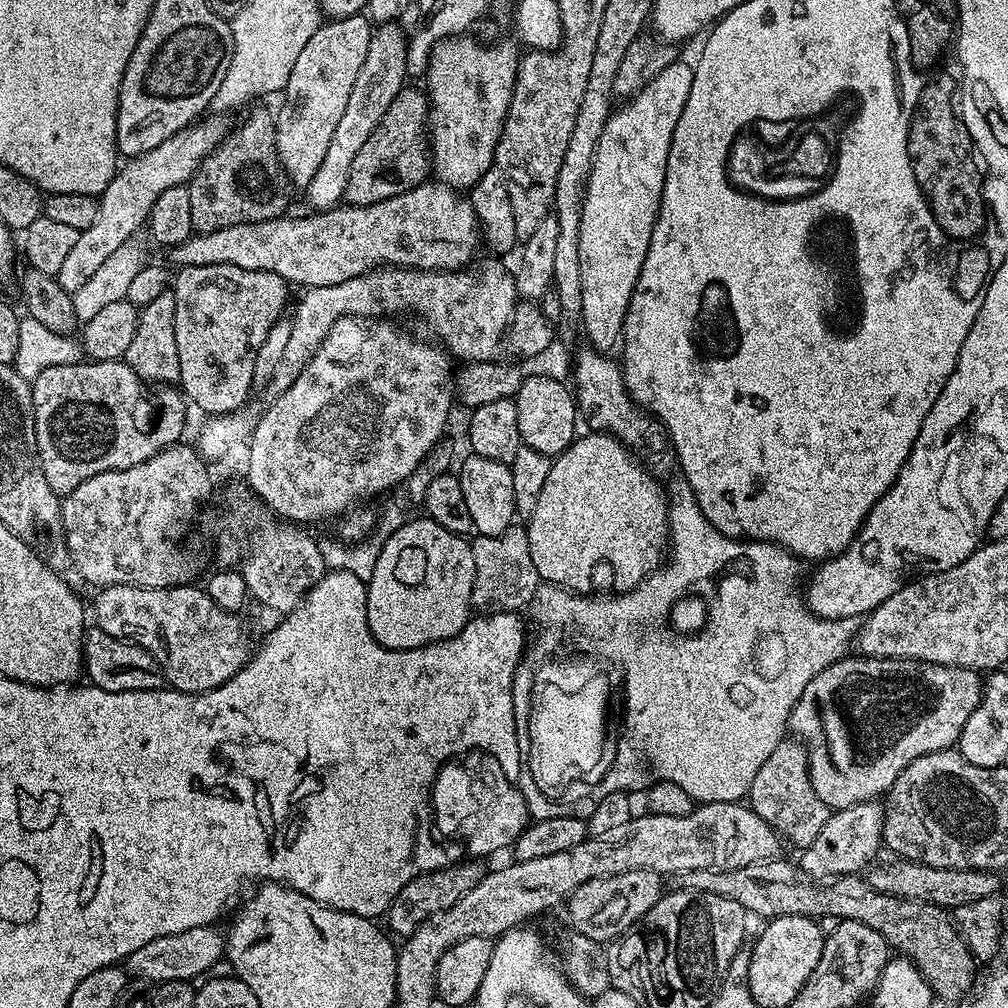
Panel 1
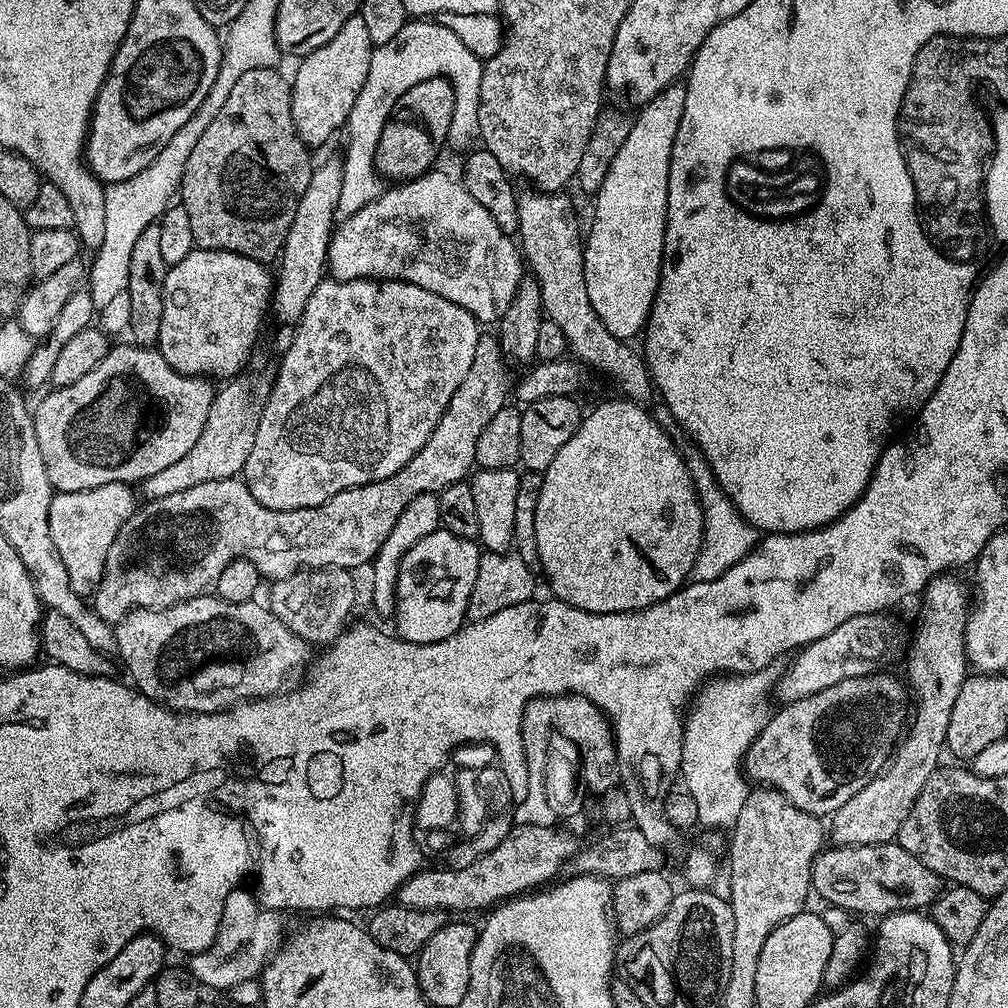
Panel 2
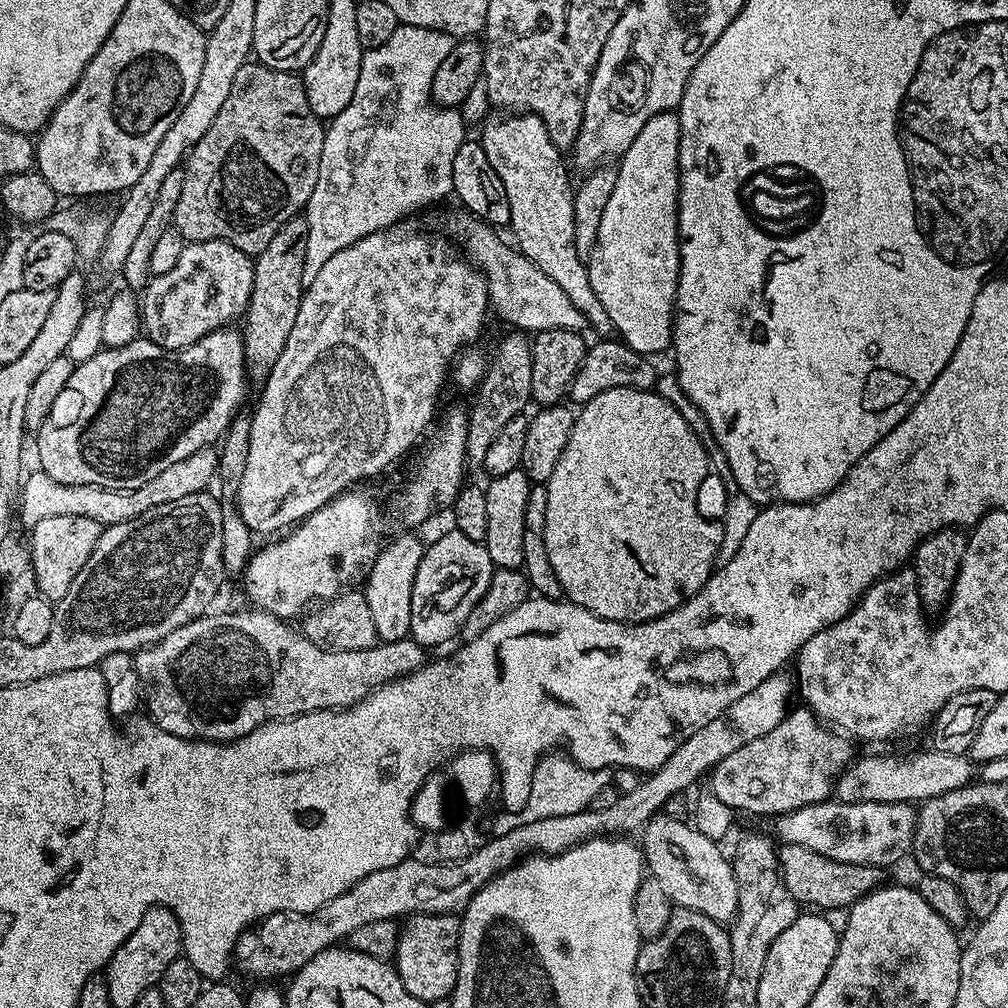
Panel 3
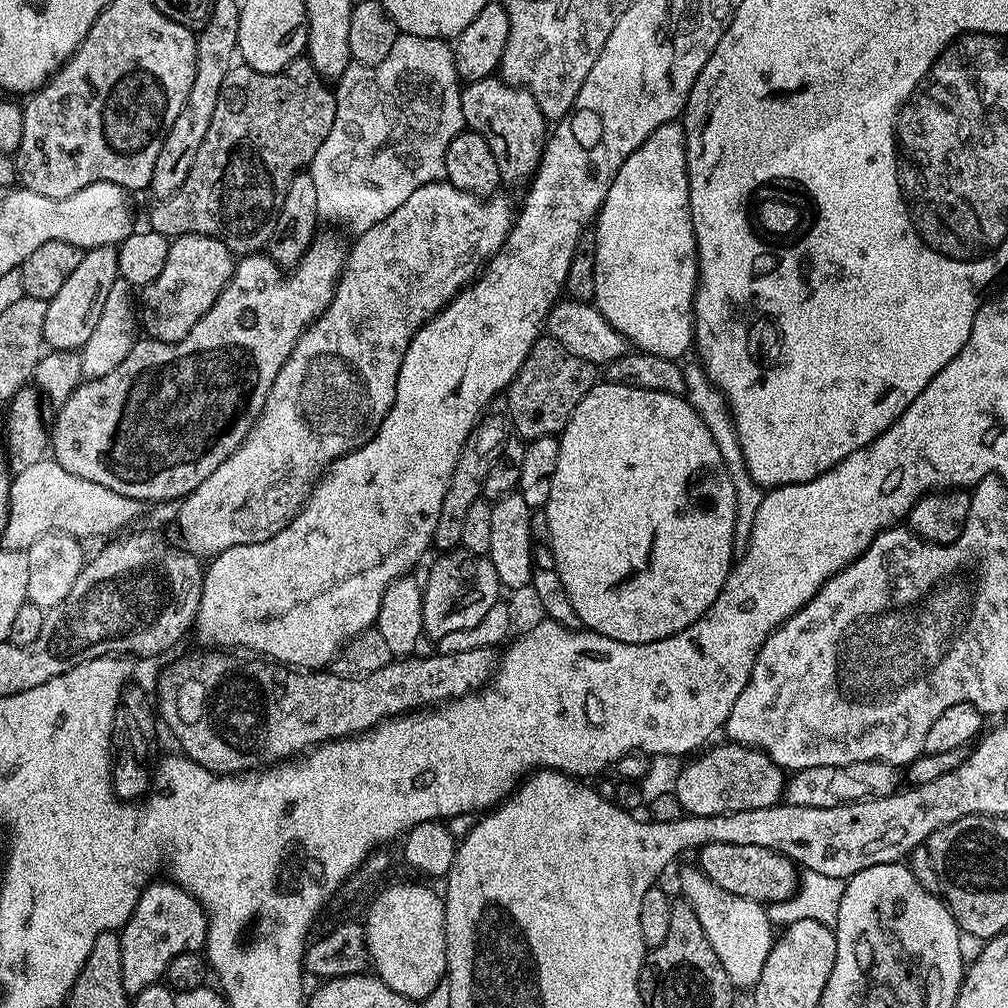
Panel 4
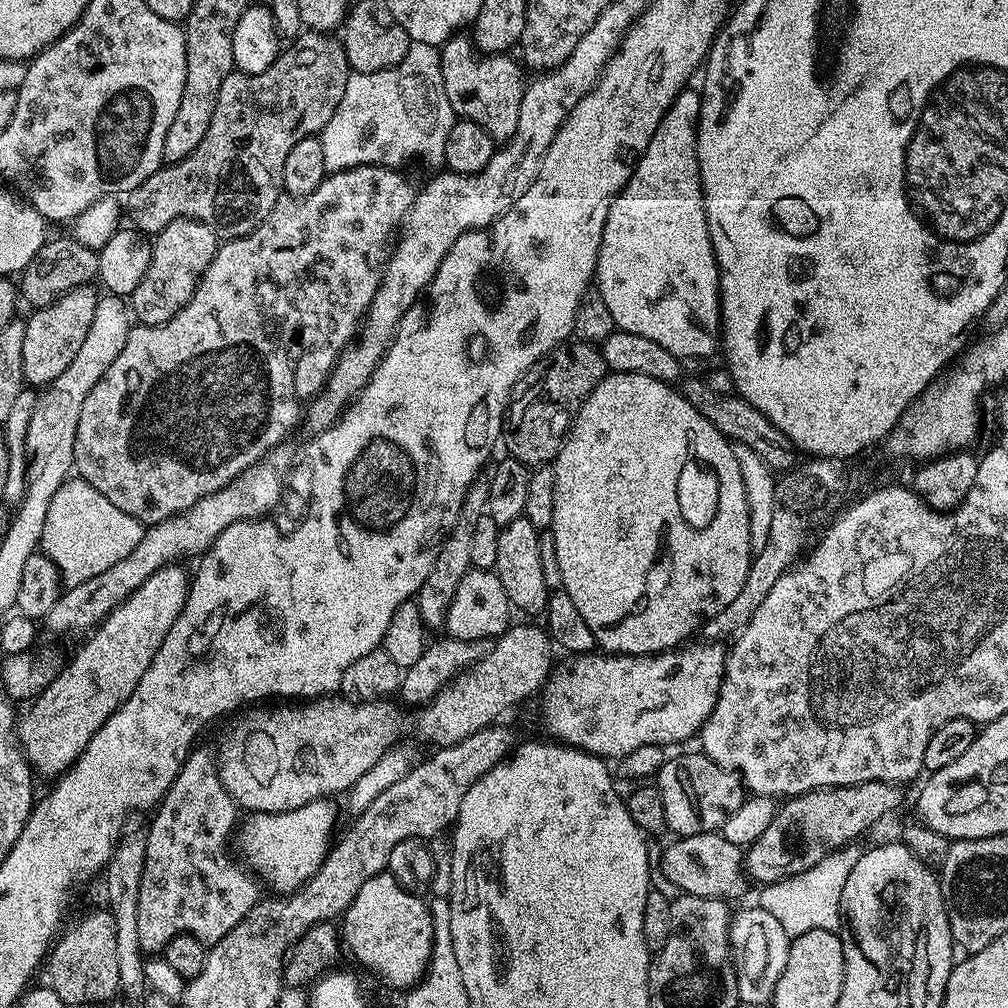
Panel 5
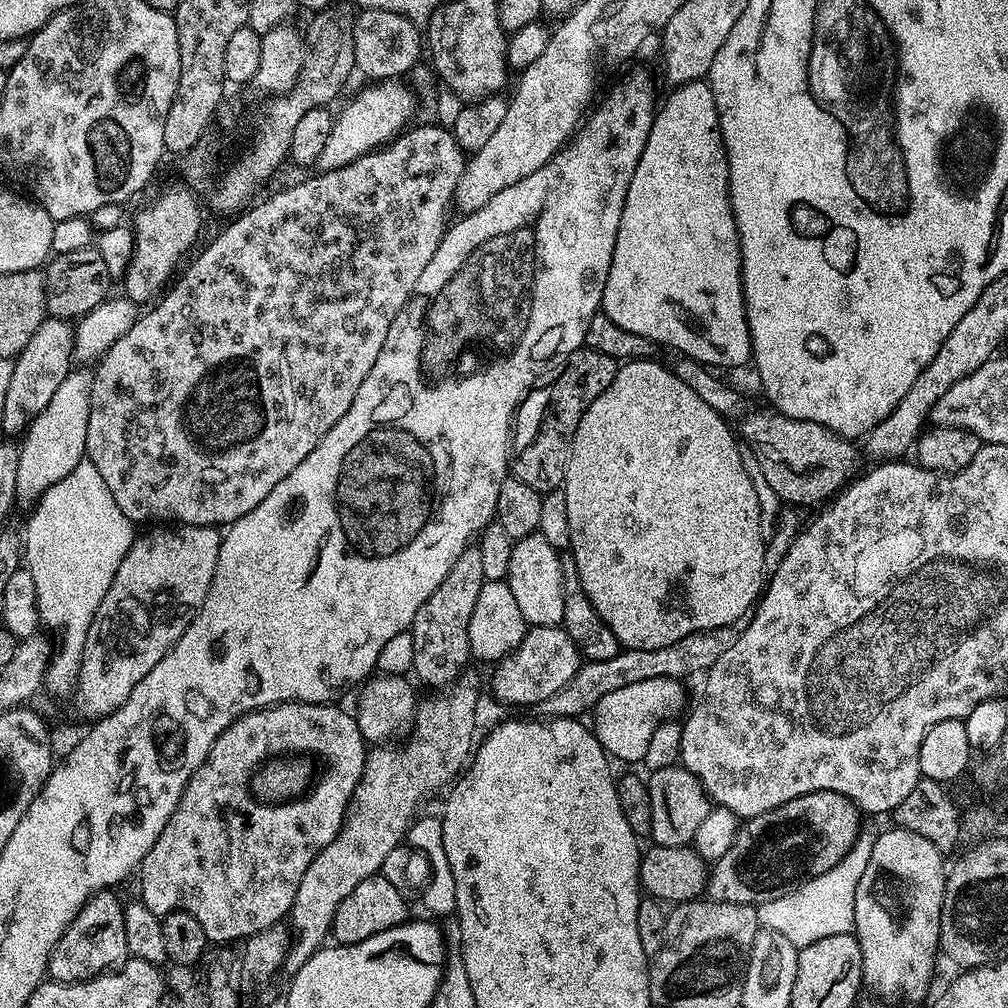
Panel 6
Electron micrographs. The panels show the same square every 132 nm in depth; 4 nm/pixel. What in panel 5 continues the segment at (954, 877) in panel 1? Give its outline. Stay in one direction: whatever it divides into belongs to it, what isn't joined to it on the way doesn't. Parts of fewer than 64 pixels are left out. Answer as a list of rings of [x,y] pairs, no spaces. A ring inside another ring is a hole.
[[[719,831],[682,836],[673,841],[664,852],[664,876],[681,893],[733,902],[750,887],[742,867],[741,845],[726,842]]]

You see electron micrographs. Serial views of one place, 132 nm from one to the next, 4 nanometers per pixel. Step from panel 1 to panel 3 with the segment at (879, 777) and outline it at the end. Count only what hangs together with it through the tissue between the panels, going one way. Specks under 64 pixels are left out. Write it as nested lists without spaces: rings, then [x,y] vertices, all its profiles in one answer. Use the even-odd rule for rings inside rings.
[[[793,707],[770,734],[762,734],[762,738],[754,738],[754,742],[746,742],[742,750],[734,750],[734,754],[726,754],[711,769],[712,776],[711,795],[718,798],[718,802],[726,802],[726,806],[737,813],[749,812],[752,816],[769,816],[775,818],[786,812],[793,812],[802,806],[821,804],[823,800],[833,795],[836,779],[843,773],[845,768],[852,763],[854,753],[853,741],[849,737],[825,726],[816,719],[816,715],[809,712],[807,707]]]

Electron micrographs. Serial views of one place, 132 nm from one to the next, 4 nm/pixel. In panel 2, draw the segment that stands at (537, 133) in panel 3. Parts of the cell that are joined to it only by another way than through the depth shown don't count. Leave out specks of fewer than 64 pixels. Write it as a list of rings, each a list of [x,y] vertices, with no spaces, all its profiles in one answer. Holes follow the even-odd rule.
[[[521,191],[518,196],[518,244],[527,267],[539,282],[547,319],[554,326],[562,326],[571,355],[581,364],[612,376],[627,399],[648,402],[654,396],[654,385],[643,355],[637,349],[635,352],[629,341],[614,338],[614,334],[602,326],[602,318],[594,314],[594,306],[590,306],[590,294],[586,294],[582,228],[580,232],[571,198],[560,192],[527,191]]]

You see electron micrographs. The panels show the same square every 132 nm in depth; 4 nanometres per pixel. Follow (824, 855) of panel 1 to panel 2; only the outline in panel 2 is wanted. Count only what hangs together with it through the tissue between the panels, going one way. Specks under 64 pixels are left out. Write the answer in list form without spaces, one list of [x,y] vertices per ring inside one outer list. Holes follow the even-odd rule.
[[[941,574],[939,576],[932,577],[924,586],[922,593],[922,599],[924,601],[920,604],[920,617],[916,620],[916,633],[912,636],[912,646],[908,650],[908,676],[906,675],[906,684],[912,692],[916,695],[916,713],[911,713],[910,716],[910,728],[912,724],[912,733],[905,735],[901,739],[900,743],[896,746],[896,751],[893,752],[891,761],[887,768],[883,772],[877,774],[873,780],[870,781],[866,786],[862,786],[862,790],[858,790],[858,794],[854,794],[854,798],[850,798],[850,802],[846,802],[836,813],[831,817],[830,823],[830,836],[832,836],[837,845],[841,844],[886,844],[895,841],[900,835],[900,828],[906,822],[906,818],[912,813],[912,807],[914,802],[918,802],[918,794],[922,794],[922,786],[926,786],[926,782],[936,773],[937,768],[941,767],[942,760],[940,760],[940,748],[942,752],[942,745],[946,738],[946,730],[950,726],[950,710],[954,706],[954,698],[958,698],[958,690],[964,685],[964,681],[968,679],[970,675],[970,665],[968,662],[968,656],[964,653],[964,635],[966,634],[966,622],[968,621],[968,614],[970,611],[970,598],[966,596],[964,590],[964,584],[959,580],[959,575],[956,574]]]

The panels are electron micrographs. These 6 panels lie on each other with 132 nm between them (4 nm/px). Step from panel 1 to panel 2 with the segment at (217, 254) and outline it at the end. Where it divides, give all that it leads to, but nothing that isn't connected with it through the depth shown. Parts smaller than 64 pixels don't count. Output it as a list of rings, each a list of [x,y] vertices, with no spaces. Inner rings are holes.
[[[429,170],[416,180],[405,180],[389,187],[392,188],[389,192],[388,189],[383,191],[377,200],[362,206],[362,210],[343,219],[335,227],[332,239],[328,243],[327,271],[333,280],[405,280],[414,286],[422,286],[422,290],[430,290],[430,294],[438,294],[450,302],[462,306],[462,310],[466,310],[481,325],[487,326],[492,323],[495,325],[504,319],[506,310],[514,302],[514,294],[518,290],[521,280],[525,279],[526,264],[522,259],[521,249],[509,233],[498,230],[498,222],[494,222],[494,218],[490,218],[490,213],[470,195],[470,190],[466,190],[457,177],[455,180],[454,177],[447,176],[444,172],[436,171]]]

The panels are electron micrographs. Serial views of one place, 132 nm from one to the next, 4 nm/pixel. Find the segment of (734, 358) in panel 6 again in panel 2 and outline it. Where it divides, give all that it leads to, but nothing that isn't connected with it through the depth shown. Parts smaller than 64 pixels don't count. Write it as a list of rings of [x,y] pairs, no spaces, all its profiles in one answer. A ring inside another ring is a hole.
[[[677,82],[666,86],[666,90],[662,90],[653,98],[649,104],[643,105],[639,109],[640,113],[635,113],[632,121],[632,129],[630,135],[626,137],[626,142],[622,145],[622,150],[618,150],[618,155],[614,158],[614,162],[610,162],[610,170],[606,174],[606,182],[602,182],[602,186],[594,193],[596,200],[596,209],[592,212],[592,229],[587,229],[584,245],[584,273],[586,274],[586,294],[590,294],[590,306],[594,306],[594,314],[598,314],[598,318],[602,318],[602,326],[606,326],[606,330],[610,330],[610,334],[614,334],[614,338],[619,340],[635,341],[643,333],[648,326],[648,315],[652,309],[652,303],[656,297],[658,290],[658,282],[660,281],[660,271],[662,270],[662,262],[664,261],[664,235],[666,234],[666,226],[668,225],[668,175],[670,174],[670,154],[674,146],[674,134],[678,134],[678,126],[682,122],[682,110],[686,106],[686,87],[683,83]]]

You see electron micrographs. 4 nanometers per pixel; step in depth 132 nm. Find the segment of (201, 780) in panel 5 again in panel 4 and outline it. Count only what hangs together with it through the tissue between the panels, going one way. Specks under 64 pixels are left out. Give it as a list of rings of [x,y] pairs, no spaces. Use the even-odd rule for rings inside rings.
[[[157,879],[141,891],[130,918],[119,933],[122,986],[130,994],[165,979],[170,962],[183,952],[200,952],[207,945],[210,921],[203,904],[179,883]],[[157,883],[157,884],[156,884]],[[168,883],[168,884],[167,884]]]

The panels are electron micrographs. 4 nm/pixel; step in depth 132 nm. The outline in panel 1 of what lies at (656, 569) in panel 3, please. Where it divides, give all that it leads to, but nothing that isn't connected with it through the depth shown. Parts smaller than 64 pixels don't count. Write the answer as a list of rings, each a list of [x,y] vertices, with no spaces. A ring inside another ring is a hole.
[[[589,431],[587,435],[573,440],[572,445],[552,461],[542,494],[538,494],[538,506],[534,506],[526,521],[530,558],[534,558],[534,570],[538,570],[543,583],[581,594],[593,591],[592,575],[596,567],[608,564],[617,589],[628,592],[656,571],[669,551],[668,497],[665,489],[656,485],[659,484],[657,477],[623,442],[606,432]]]

